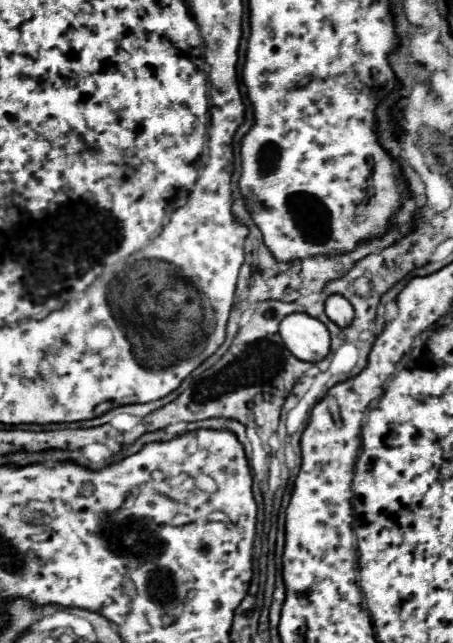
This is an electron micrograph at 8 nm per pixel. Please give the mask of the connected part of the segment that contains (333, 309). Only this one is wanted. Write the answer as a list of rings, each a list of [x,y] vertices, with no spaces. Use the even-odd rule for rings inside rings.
[[[331,294],[327,300],[325,300],[325,314],[341,328],[345,328],[347,324],[351,324],[353,320],[353,306],[349,304],[349,300],[341,294]]]

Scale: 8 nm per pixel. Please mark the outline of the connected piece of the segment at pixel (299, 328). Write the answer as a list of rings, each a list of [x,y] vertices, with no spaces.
[[[305,312],[285,316],[279,324],[279,336],[285,348],[305,362],[321,362],[331,350],[325,324]]]

